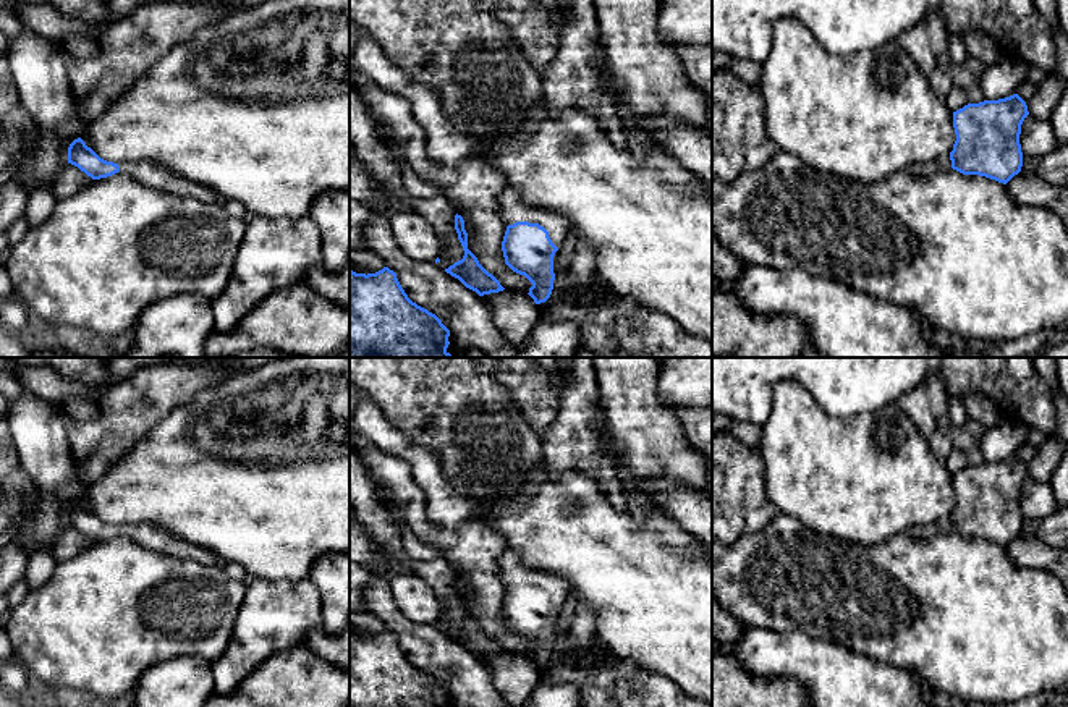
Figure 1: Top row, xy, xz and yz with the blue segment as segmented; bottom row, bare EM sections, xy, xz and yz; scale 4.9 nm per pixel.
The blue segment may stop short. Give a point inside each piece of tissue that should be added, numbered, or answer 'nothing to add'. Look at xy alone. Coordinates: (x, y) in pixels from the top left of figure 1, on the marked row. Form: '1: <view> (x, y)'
1: xy (151, 175)

